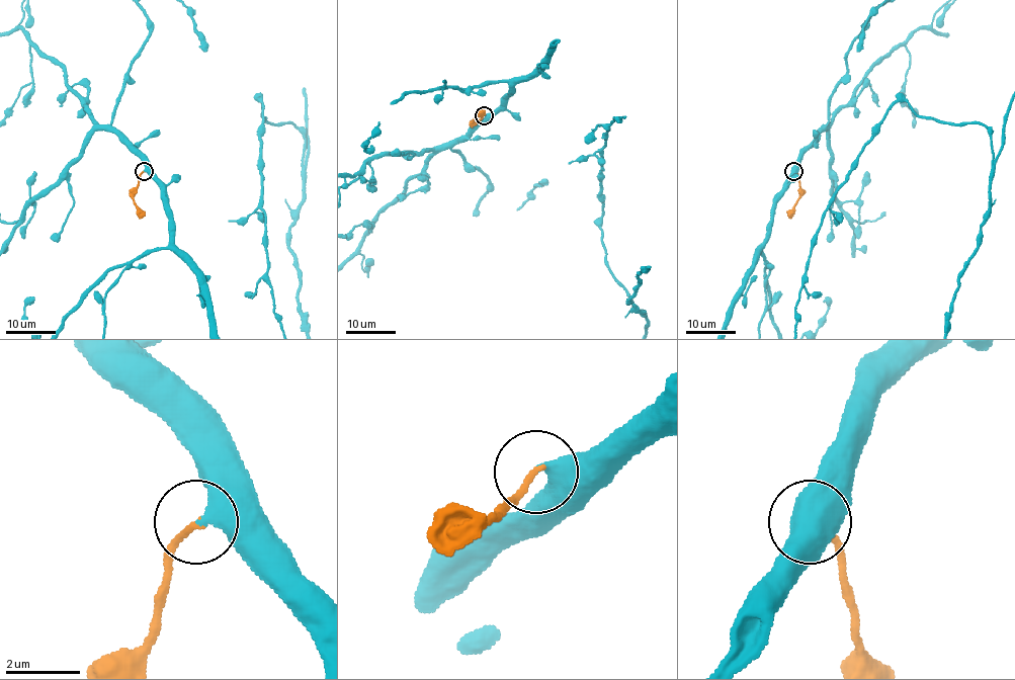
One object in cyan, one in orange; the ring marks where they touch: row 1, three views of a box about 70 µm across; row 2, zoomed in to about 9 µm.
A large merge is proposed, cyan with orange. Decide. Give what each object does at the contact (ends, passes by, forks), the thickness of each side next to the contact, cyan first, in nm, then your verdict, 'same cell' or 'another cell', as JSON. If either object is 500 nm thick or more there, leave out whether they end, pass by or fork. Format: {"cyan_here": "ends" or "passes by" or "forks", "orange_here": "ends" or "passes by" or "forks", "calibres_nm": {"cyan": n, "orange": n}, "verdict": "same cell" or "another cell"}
{"cyan_here": "ends", "orange_here": "ends", "calibres_nm": {"cyan": 460, "orange": 160}, "verdict": "same cell"}

